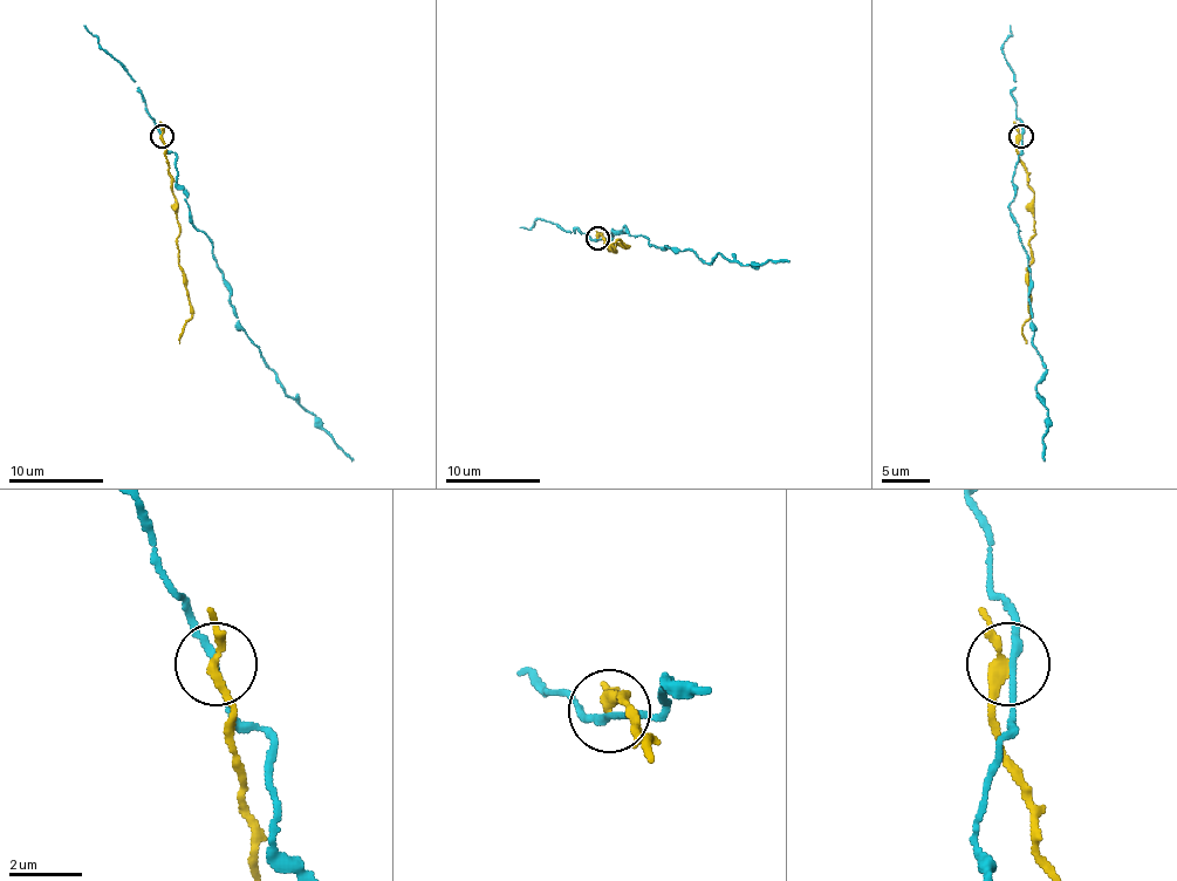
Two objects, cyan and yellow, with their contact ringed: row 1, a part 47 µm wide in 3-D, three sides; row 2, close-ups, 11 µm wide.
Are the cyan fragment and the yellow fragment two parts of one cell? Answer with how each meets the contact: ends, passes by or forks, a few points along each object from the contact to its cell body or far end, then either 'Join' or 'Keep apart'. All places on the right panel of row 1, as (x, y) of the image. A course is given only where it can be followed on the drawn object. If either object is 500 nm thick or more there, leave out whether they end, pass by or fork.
At the ring cyan passes by. At the ring yellow passes by. Course of cyan: (1021, 135), (1010, 216), (1019, 227), (1031, 271), (1033, 347), (1045, 368), (1035, 389), (1047, 410), (1045, 461). Course of yellow: (1021, 135), (1017, 154), (1033, 192), (1031, 313), (1021, 327), (1026, 345). Keep apart

